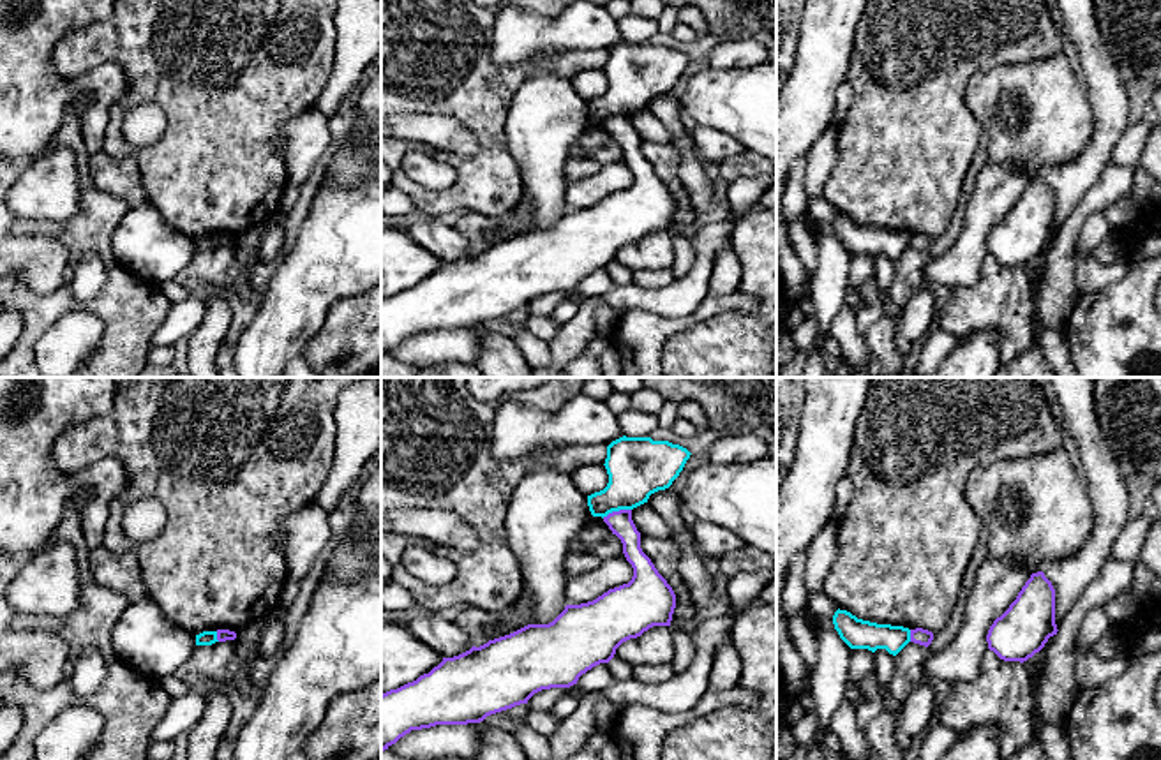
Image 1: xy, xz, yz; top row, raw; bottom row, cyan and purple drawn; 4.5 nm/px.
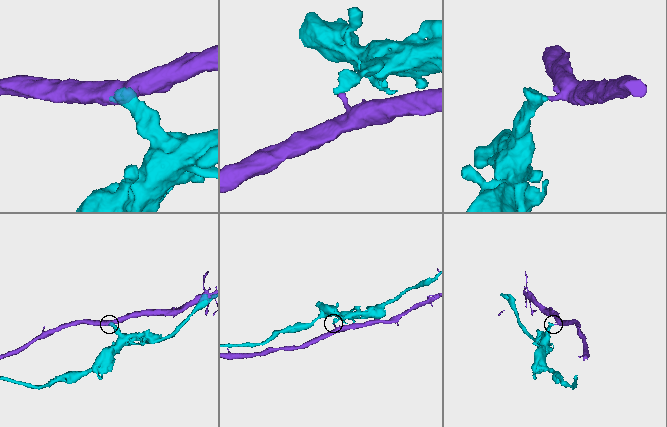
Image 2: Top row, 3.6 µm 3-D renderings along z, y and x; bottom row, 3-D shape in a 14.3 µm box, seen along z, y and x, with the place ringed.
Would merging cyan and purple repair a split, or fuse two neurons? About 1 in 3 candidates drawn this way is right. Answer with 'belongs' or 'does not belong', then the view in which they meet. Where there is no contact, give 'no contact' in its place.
does not belong; meets cyan in xz

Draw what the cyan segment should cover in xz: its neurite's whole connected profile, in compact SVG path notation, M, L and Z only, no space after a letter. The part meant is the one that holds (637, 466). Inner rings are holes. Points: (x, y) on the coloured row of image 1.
M619 437L607 446L605 469L609 483L588 495L593 517L633 510L648 503L649 495L665 490L683 471L690 451L669 441L651 437Z

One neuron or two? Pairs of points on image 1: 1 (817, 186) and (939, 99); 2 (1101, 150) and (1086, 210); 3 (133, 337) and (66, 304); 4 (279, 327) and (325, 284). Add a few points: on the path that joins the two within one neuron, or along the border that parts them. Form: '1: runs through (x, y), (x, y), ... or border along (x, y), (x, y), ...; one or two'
1: border along (837, 138), (837, 163), (823, 194); two
2: border along (1110, 161), (1100, 180), (1066, 223); two
3: runs through (117, 321), (101, 305), (82, 305); one
4: runs through (290, 316), (314, 291); one

